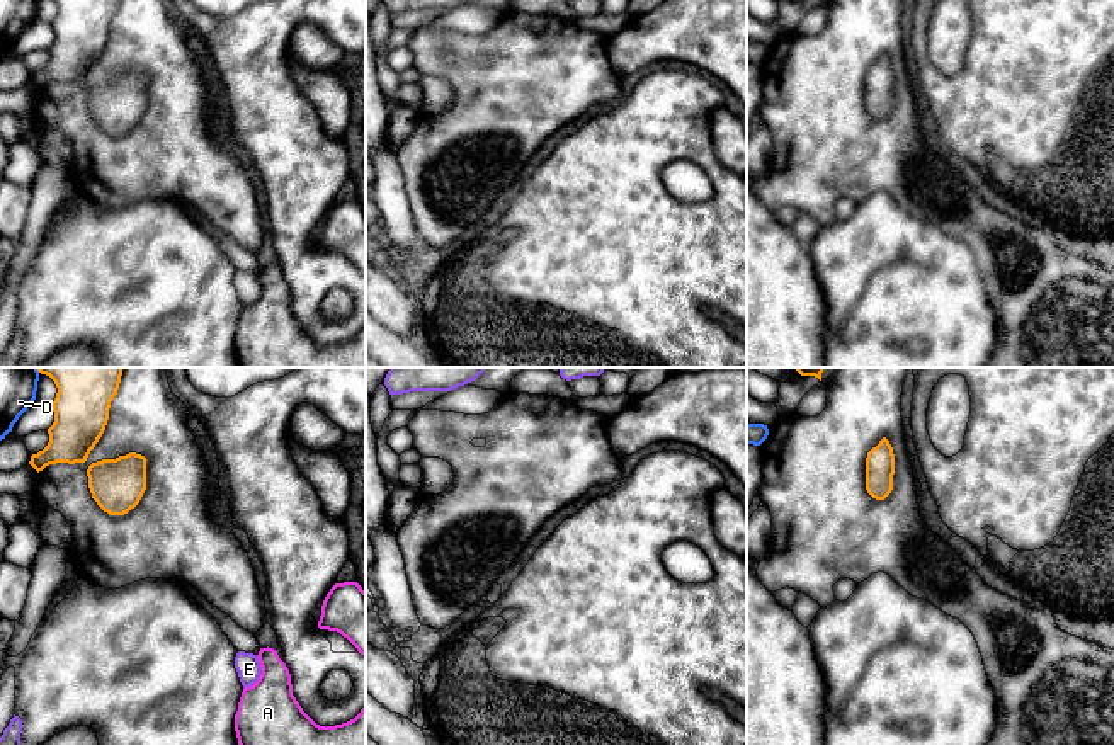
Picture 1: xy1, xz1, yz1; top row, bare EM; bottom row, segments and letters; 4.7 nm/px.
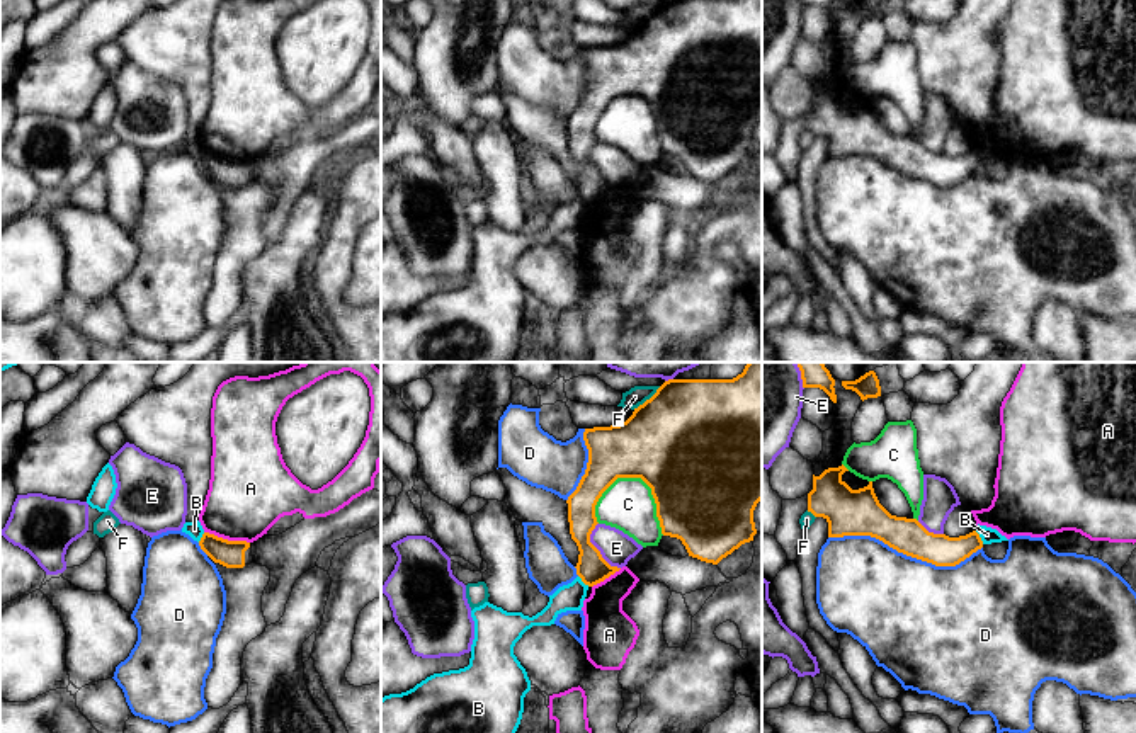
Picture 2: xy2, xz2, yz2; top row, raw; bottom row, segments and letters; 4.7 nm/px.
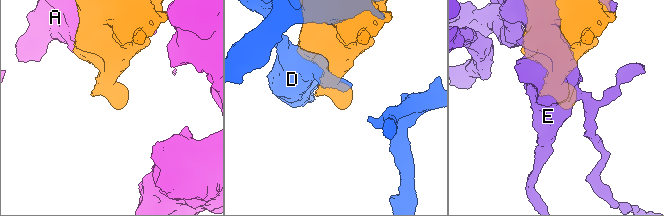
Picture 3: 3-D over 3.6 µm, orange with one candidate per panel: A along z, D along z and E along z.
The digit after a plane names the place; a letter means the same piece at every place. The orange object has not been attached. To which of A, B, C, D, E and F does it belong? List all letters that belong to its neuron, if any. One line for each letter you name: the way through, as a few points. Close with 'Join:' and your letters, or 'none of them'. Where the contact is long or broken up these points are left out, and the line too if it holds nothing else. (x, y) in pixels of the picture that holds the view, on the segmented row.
Join: none of them

